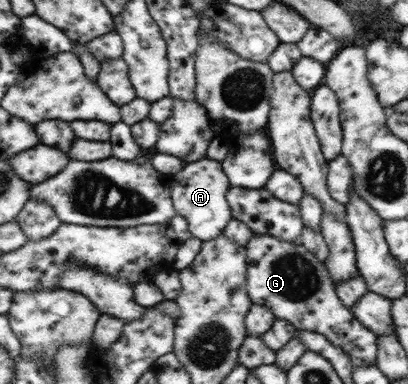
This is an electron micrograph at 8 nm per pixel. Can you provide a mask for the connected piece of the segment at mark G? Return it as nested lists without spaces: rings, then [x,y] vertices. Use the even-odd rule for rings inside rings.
[[[255,233],[247,243],[247,293],[251,303],[268,307],[276,319],[290,321],[297,330],[324,335],[350,358],[352,367],[376,363],[377,336],[361,325],[354,313],[339,299],[336,284],[324,262],[299,242],[285,242],[271,234]]]

